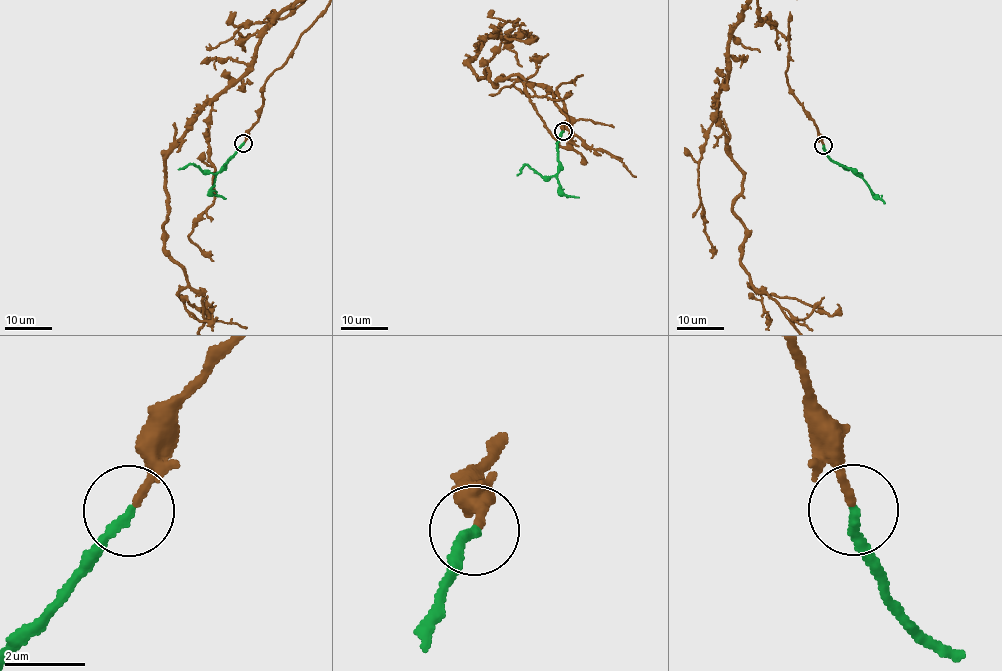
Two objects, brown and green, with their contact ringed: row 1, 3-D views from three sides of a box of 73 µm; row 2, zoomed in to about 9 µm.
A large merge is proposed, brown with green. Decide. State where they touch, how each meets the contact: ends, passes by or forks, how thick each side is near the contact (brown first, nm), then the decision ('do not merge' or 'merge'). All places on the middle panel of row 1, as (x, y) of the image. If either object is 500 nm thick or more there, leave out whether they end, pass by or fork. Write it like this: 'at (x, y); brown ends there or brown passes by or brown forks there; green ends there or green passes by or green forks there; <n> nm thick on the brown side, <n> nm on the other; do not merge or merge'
at (563, 131); brown ends there; green ends there; 190 nm thick on the brown side, 240 nm on the other; merge

